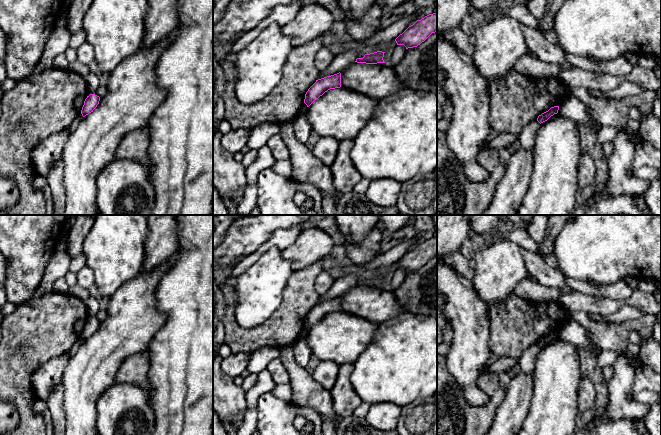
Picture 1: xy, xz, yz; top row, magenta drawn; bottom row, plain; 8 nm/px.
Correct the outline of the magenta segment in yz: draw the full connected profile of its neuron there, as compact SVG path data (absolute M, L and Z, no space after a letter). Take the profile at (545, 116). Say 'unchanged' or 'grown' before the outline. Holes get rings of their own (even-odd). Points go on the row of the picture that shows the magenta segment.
unchanged; M559 106L551 107L548 111L542 113L538 116L537 121L541 124L545 121L547 121L551 116L554 114L557 114L559 110Z

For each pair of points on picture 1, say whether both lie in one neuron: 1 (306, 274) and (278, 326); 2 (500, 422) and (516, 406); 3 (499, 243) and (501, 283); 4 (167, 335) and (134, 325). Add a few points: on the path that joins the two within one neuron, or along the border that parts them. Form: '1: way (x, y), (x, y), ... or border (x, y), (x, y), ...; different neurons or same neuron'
1: way (300, 287), (299, 299), (291, 313); same neuron
2: way (504, 418), (512, 410); same neuron
3: way (500, 253), (500, 273); same neuron
4: border (157, 308), (165, 315), (166, 321), (147, 348); different neurons

